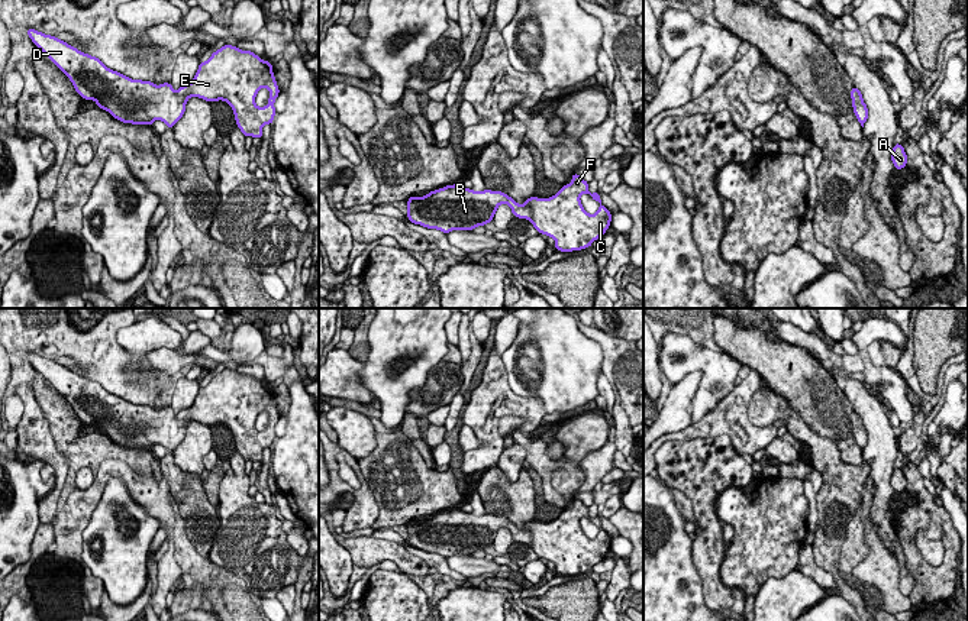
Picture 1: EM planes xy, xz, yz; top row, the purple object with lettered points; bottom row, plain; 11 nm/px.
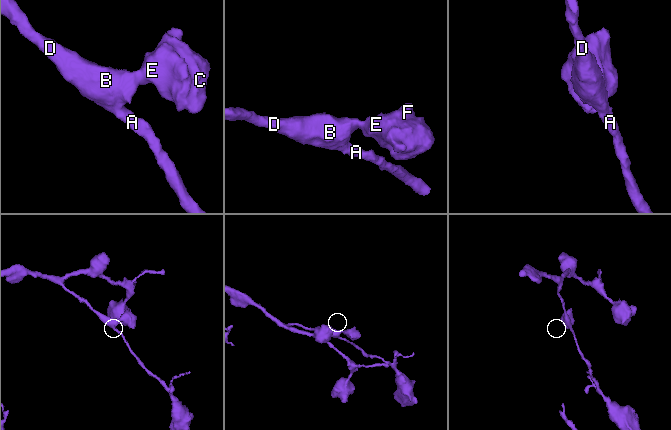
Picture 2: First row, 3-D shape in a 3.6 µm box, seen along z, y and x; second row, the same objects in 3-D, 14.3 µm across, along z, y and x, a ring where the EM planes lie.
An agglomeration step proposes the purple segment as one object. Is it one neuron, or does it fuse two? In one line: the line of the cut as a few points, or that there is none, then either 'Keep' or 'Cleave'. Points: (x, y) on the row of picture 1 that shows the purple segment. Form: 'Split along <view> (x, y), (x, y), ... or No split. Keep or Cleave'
No split. Keep

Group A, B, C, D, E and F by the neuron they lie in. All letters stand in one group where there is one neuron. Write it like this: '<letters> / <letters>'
A B C D E F

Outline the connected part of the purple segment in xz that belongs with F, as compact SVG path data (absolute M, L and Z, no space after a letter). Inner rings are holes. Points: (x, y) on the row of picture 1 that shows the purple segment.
M572 174L569 184L564 185L549 198L529 197L517 204L501 191L474 191L459 184L446 185L417 198L407 200L407 219L427 229L443 233L452 230L472 230L485 226L494 219L497 207L507 204L514 217L529 220L538 233L555 239L555 249L572 252L590 248L594 240L606 235L612 213L601 204L598 193L588 191L588 182ZM590 194L600 207L588 214L580 197Z

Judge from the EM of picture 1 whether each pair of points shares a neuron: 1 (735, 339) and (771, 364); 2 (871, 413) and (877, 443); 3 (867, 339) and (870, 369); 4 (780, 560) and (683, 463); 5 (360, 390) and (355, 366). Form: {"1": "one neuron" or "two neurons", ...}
{"1": "one neuron", "2": "one neuron", "3": "one neuron", "4": "two neurons", "5": "one neuron"}

